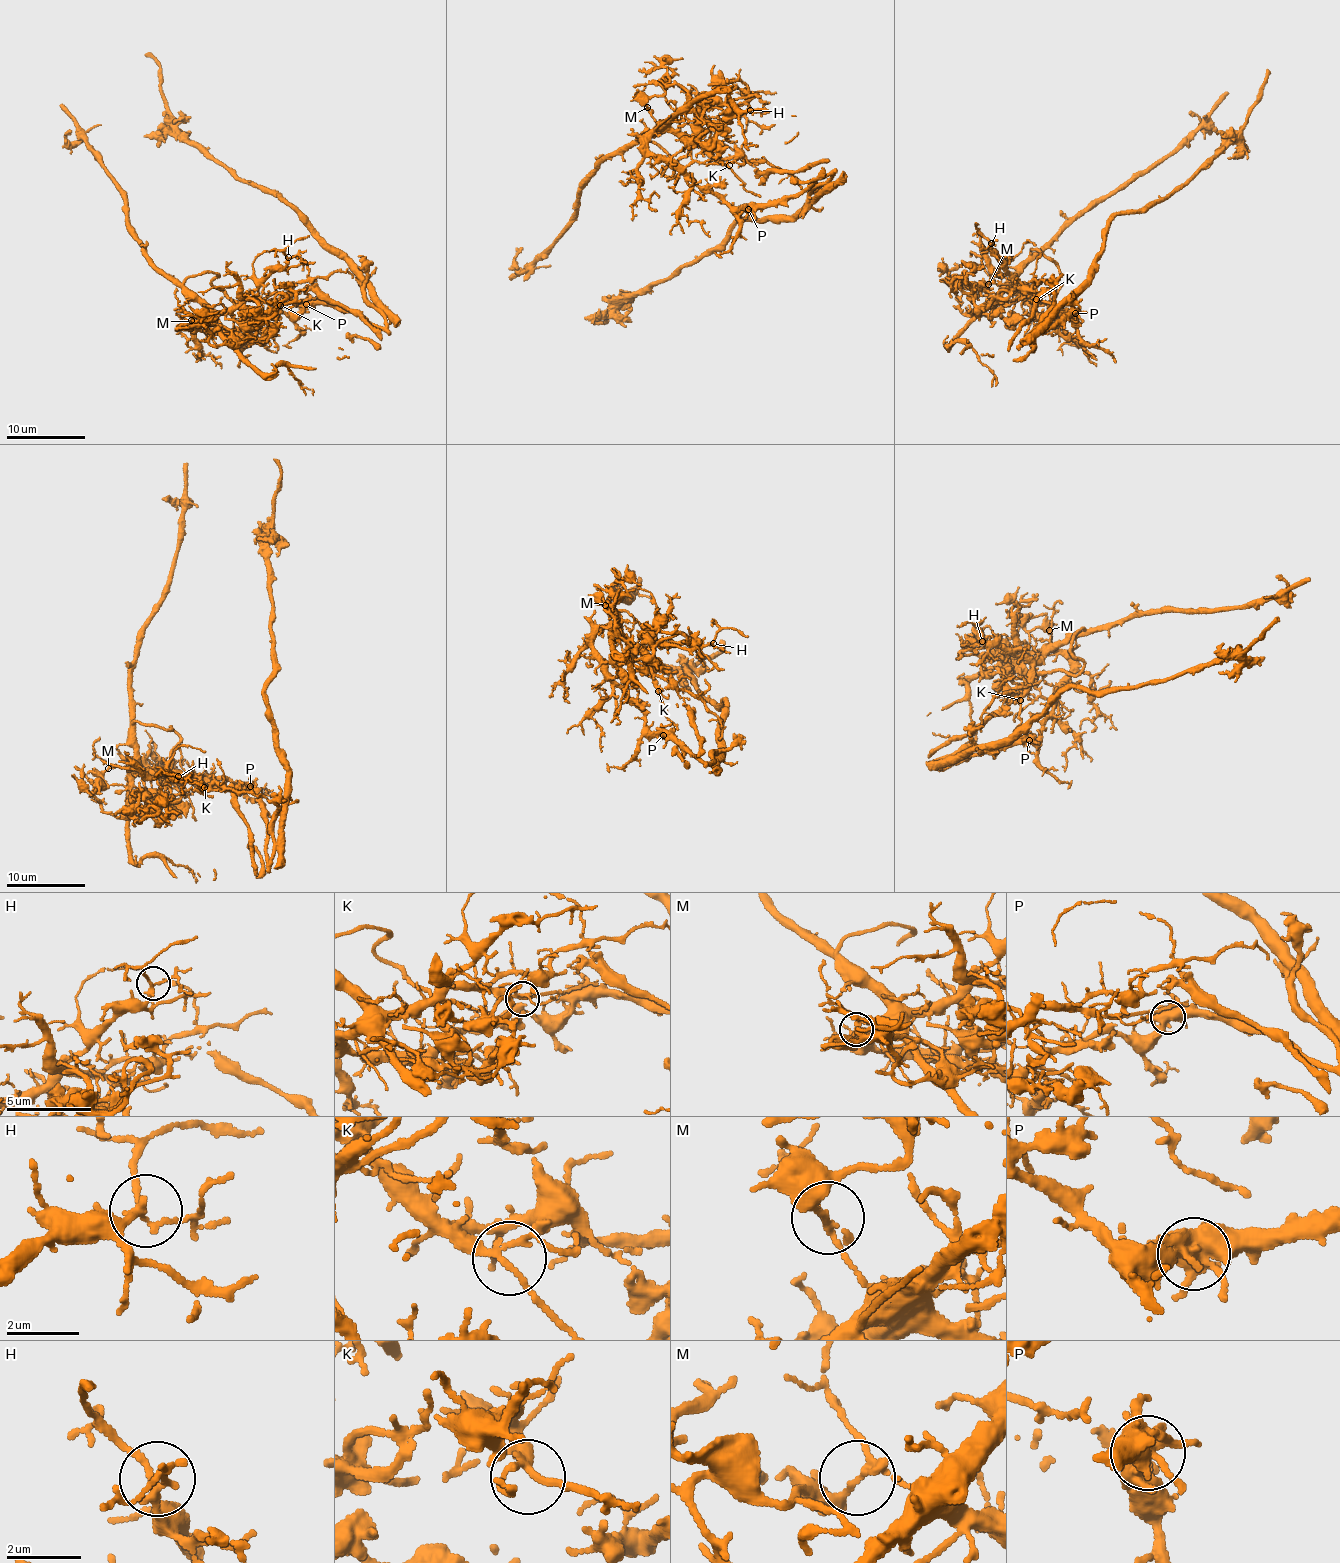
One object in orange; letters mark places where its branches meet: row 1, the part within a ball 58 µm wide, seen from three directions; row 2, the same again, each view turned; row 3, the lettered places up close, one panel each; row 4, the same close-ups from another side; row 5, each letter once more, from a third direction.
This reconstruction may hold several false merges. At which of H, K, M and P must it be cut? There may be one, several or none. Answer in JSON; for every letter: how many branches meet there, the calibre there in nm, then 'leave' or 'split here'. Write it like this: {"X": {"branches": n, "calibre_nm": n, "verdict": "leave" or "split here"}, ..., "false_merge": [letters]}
{"H": {"branches": 3, "calibre_nm": 190, "verdict": "leave"}, "K": {"branches": 3, "calibre_nm": 170, "verdict": "leave"}, "M": {"branches": 3, "calibre_nm": 150, "verdict": "split here"}, "P": {"branches": 7, "calibre_nm": 550, "verdict": "split here"}, "false_merge": ["M", "P"]}

